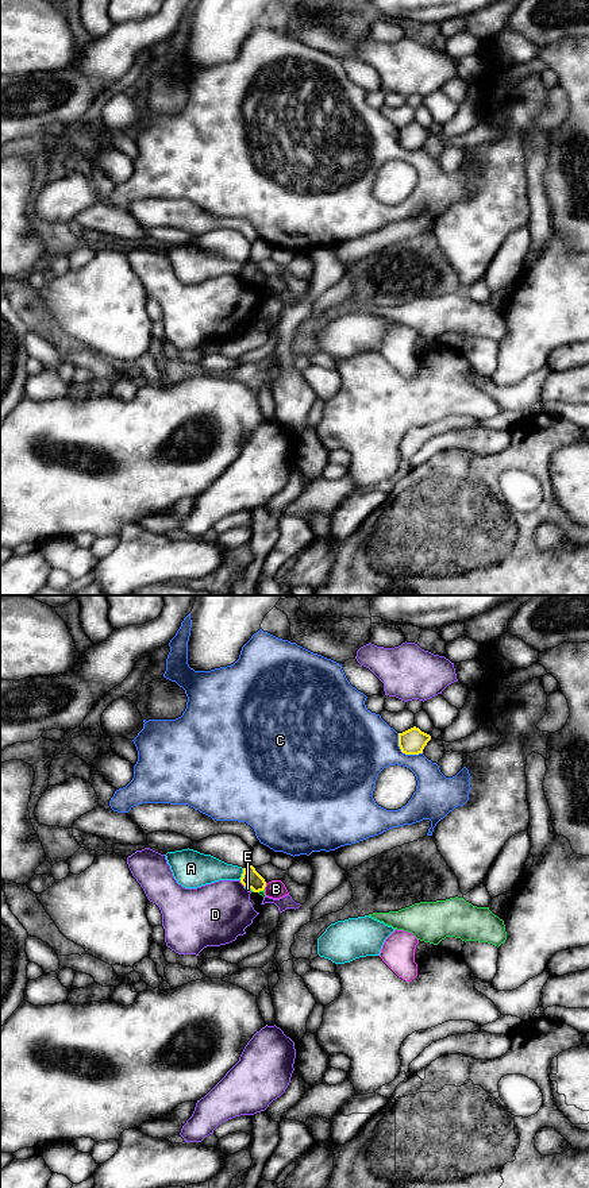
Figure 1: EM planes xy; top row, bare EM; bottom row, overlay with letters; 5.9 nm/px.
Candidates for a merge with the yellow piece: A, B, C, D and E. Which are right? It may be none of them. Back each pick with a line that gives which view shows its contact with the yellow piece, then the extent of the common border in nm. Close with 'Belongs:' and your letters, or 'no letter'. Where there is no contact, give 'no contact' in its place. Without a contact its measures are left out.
Belongs: no letter

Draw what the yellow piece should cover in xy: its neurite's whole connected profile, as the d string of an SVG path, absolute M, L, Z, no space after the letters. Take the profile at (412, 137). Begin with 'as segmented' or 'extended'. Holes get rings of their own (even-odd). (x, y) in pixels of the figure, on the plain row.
as segmented | M413 122L403 128L399 128L399 142L405 150L423 148L424 142L431 135L431 131Z

